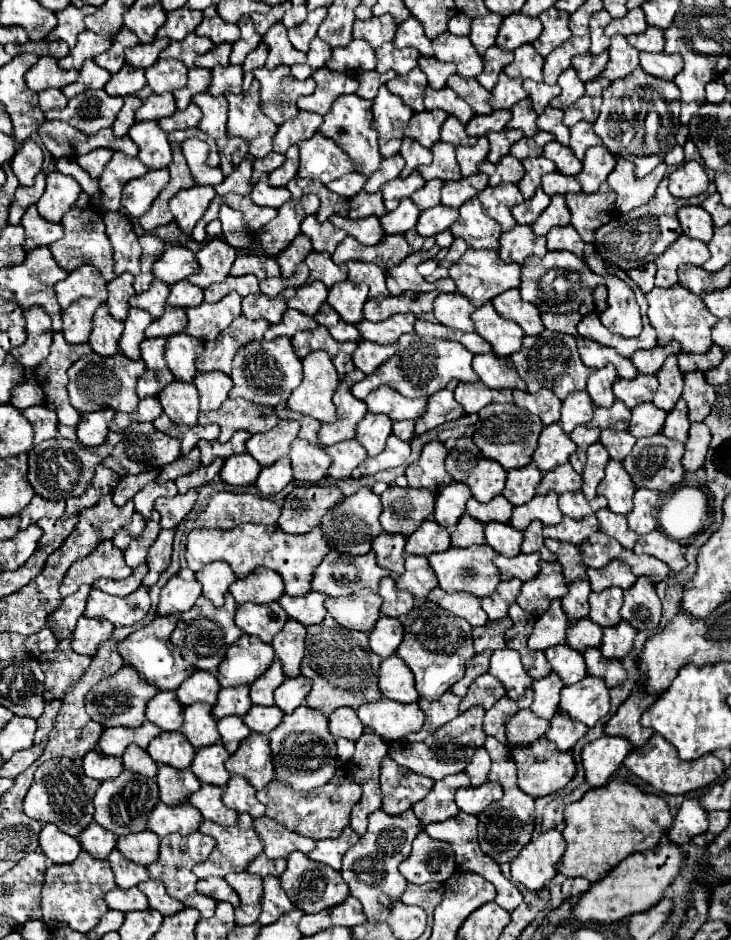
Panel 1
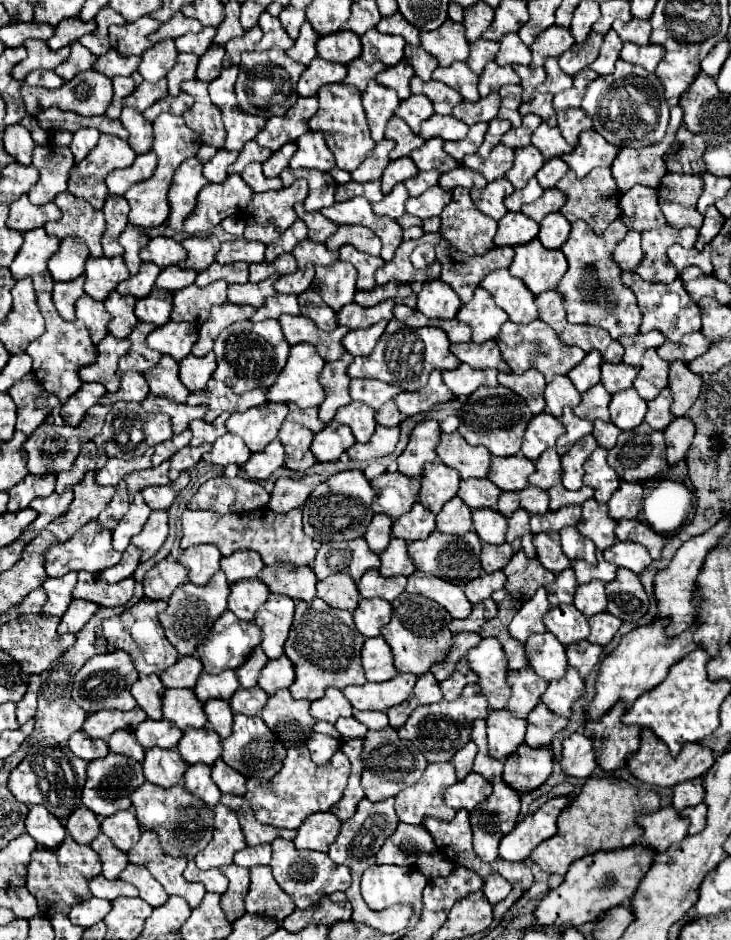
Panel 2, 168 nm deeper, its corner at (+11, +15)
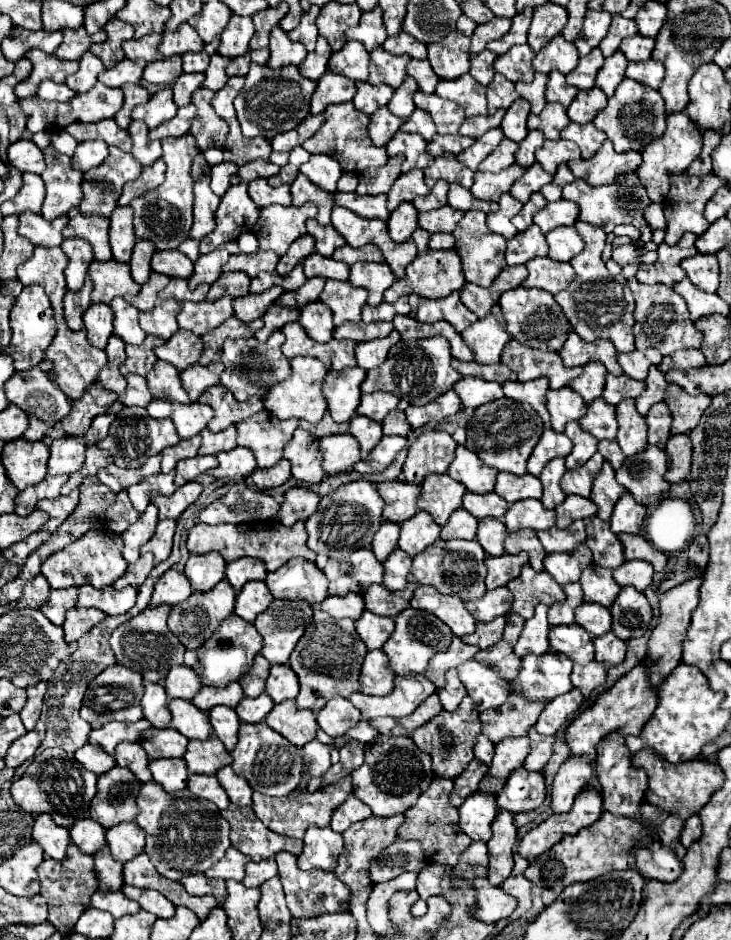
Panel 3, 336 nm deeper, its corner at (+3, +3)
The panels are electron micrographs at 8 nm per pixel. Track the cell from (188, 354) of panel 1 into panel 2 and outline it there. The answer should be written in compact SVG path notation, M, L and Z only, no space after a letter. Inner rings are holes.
M167 322L155 328L147 336L149 348L161 354L169 354L177 362L181 362L191 352L191 346L195 344L195 340L197 340L197 328L193 324L181 324L181 322L179 324Z

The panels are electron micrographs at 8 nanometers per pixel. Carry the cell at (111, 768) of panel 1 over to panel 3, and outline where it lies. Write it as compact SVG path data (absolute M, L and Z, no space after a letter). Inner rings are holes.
M85 744L83 748L79 748L75 752L75 758L83 764L85 770L89 770L97 776L109 772L115 766L115 758L111 754L107 754L103 748L99 748L99 744Z

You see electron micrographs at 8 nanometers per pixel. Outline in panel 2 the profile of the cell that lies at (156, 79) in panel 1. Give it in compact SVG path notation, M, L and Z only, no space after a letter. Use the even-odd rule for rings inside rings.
M163 40L153 44L149 50L143 52L141 64L139 64L139 74L147 82L157 82L165 78L165 74L175 66L177 62L177 48L173 40Z

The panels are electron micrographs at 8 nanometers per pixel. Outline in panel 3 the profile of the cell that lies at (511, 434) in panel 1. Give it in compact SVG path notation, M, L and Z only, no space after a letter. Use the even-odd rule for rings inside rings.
M499 398L479 406L467 426L467 448L473 450L487 466L497 468L499 472L511 474L525 474L527 458L531 456L533 448L537 446L543 434L543 420L539 414L529 406L509 398Z

